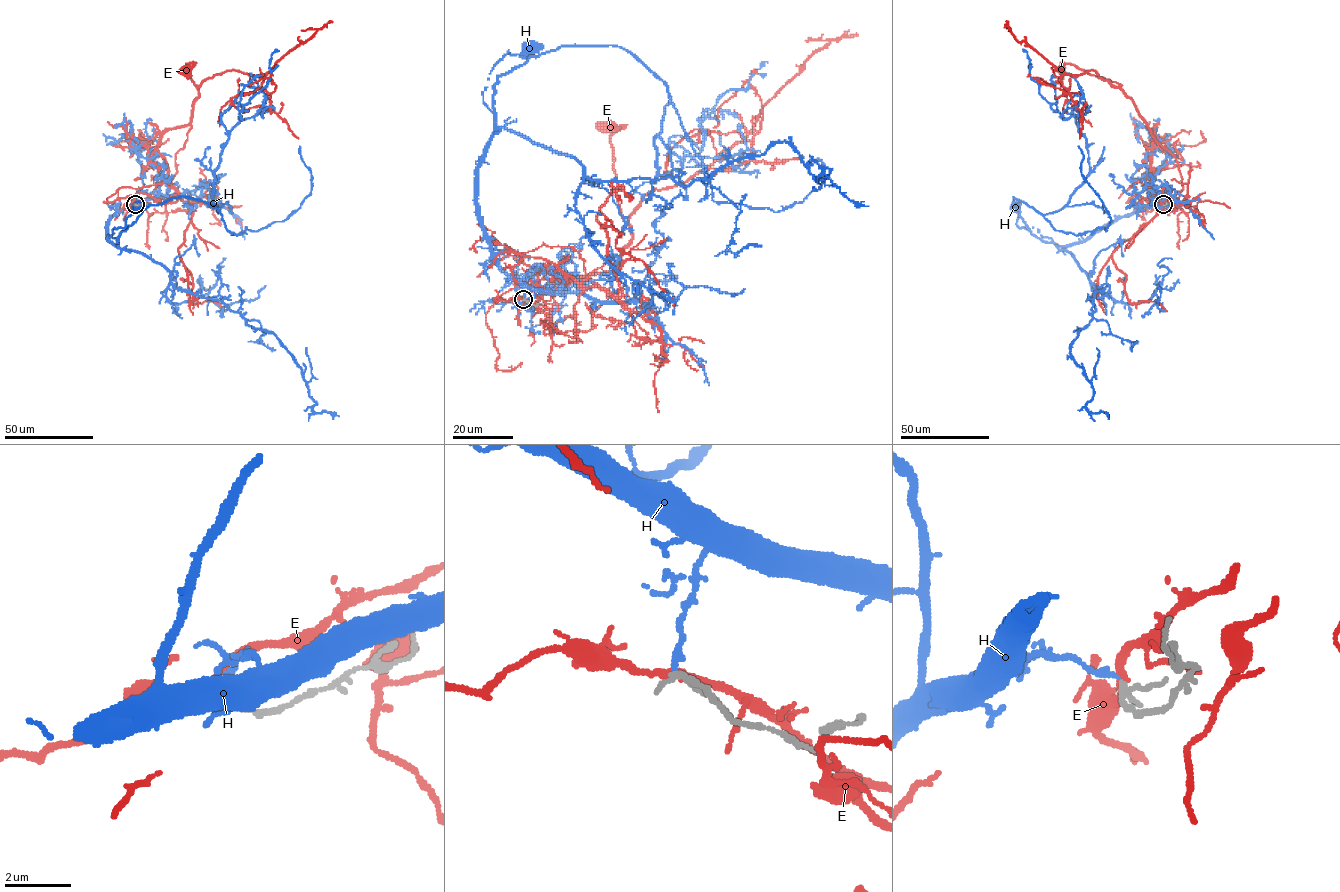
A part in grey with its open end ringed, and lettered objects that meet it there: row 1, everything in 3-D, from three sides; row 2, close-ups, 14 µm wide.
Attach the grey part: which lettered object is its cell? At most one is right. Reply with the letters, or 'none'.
H

